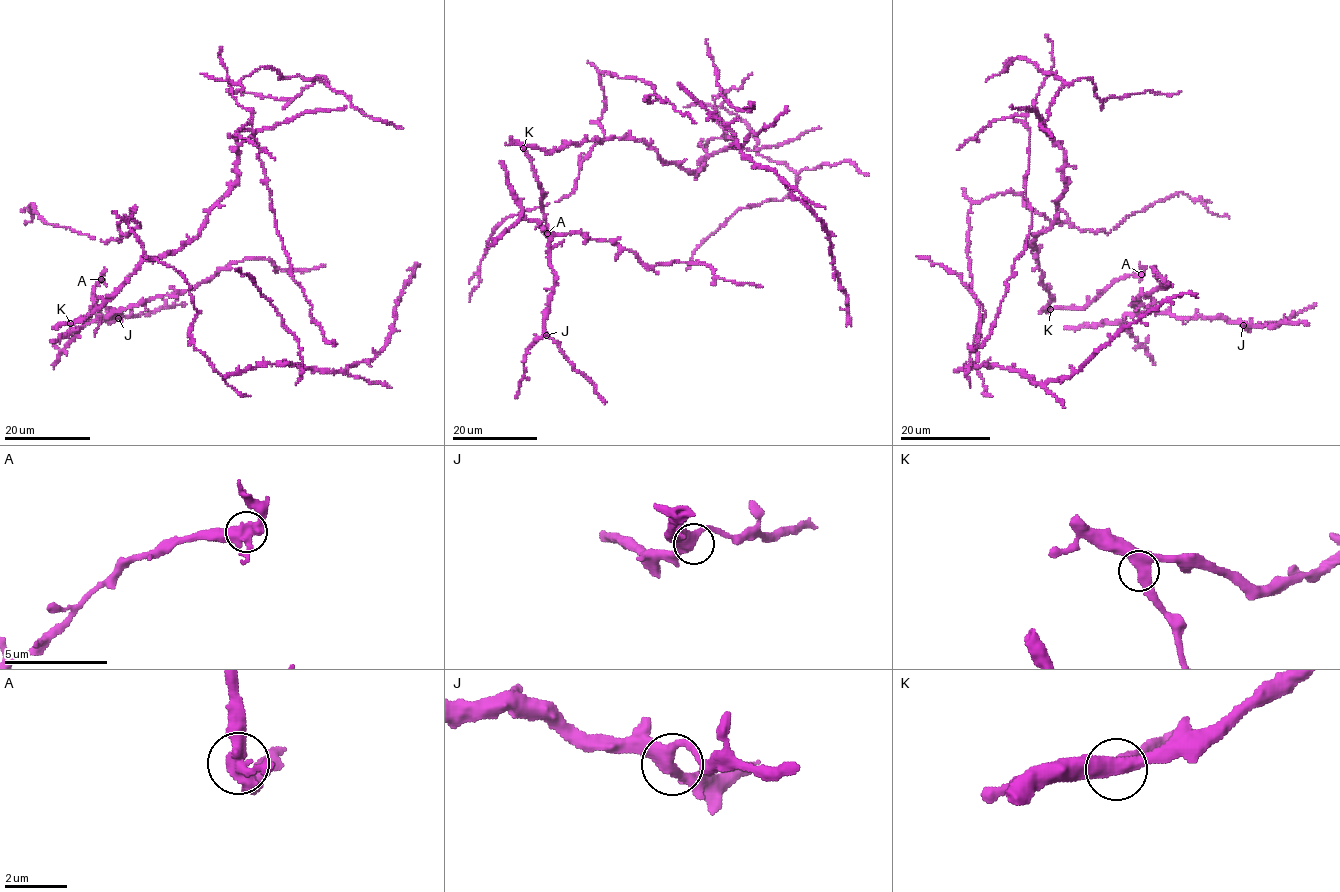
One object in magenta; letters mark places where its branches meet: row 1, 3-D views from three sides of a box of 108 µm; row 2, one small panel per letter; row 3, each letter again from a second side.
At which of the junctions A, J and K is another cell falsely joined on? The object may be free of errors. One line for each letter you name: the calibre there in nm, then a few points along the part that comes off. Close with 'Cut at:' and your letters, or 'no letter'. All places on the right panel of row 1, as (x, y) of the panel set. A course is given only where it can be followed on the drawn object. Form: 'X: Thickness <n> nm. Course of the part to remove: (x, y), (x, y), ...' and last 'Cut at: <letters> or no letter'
A: Thickness 400 nm. Course of the part to remove: (1140, 274), (1144, 268), (1139, 262)
Cut at: A

